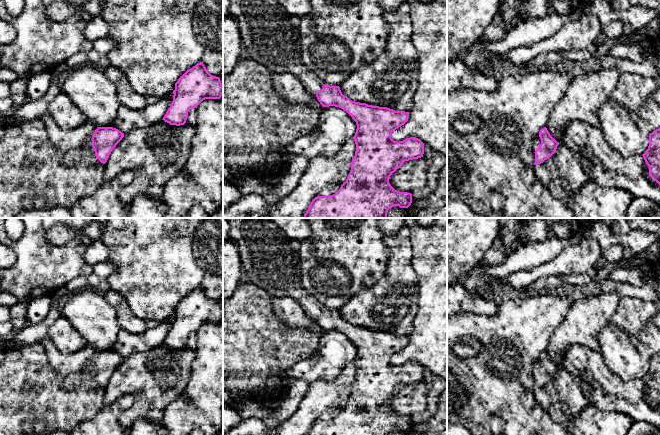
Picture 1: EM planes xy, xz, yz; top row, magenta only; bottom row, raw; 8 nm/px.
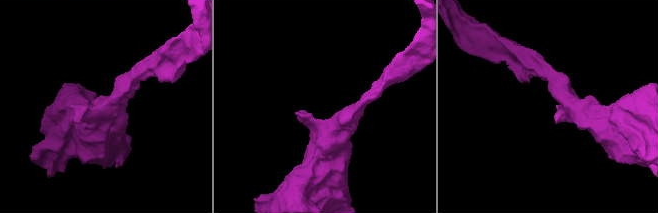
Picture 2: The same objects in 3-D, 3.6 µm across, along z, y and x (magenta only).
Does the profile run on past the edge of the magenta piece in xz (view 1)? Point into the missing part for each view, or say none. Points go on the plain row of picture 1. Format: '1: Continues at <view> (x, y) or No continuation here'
1: Continues at xz (270, 259)

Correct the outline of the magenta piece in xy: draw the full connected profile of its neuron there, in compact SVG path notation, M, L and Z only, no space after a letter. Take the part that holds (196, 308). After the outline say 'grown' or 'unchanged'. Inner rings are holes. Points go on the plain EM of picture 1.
M203 286L187 294L175 307L173 325L163 343L170 349L184 349L188 336L205 323L220 323L223 308L219 301L211 299Z; unchanged

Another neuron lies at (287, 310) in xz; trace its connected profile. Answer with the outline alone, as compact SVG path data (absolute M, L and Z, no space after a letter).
M272 296L272 306L276 318L290 327L321 330L316 315L311 314L306 306L297 303L290 297Z

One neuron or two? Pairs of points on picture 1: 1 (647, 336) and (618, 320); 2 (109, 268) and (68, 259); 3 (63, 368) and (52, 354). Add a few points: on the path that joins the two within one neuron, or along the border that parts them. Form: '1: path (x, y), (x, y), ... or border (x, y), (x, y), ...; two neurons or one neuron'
1: border (649, 321), (639, 336); two neurons
2: border (92, 266), (93, 273); two neurons
3: path (62, 365), (55, 357); one neuron

